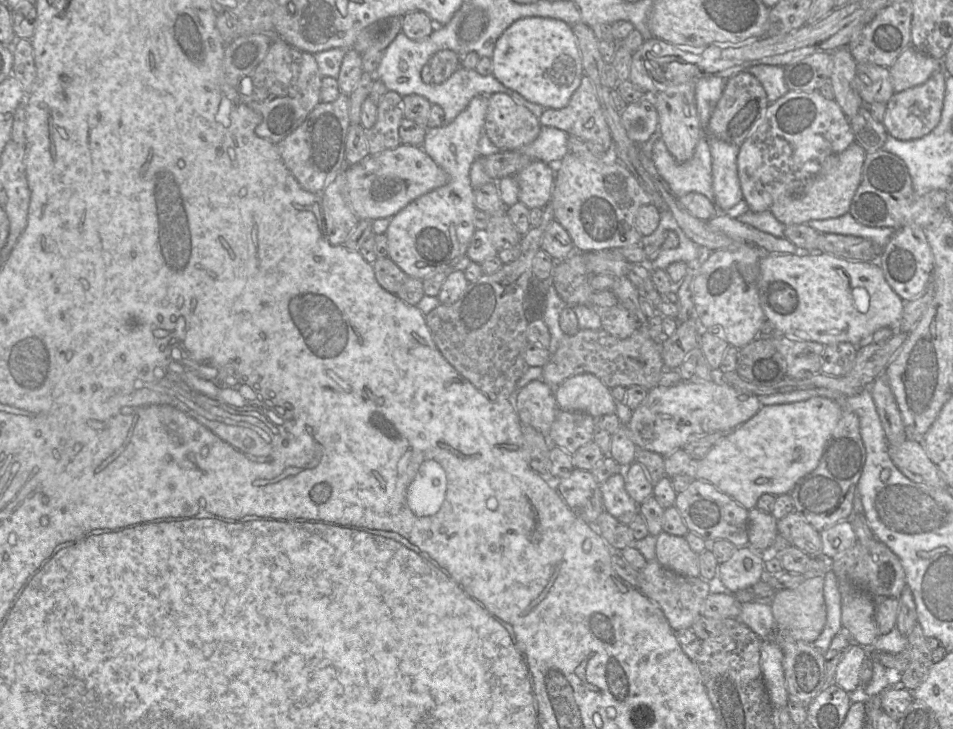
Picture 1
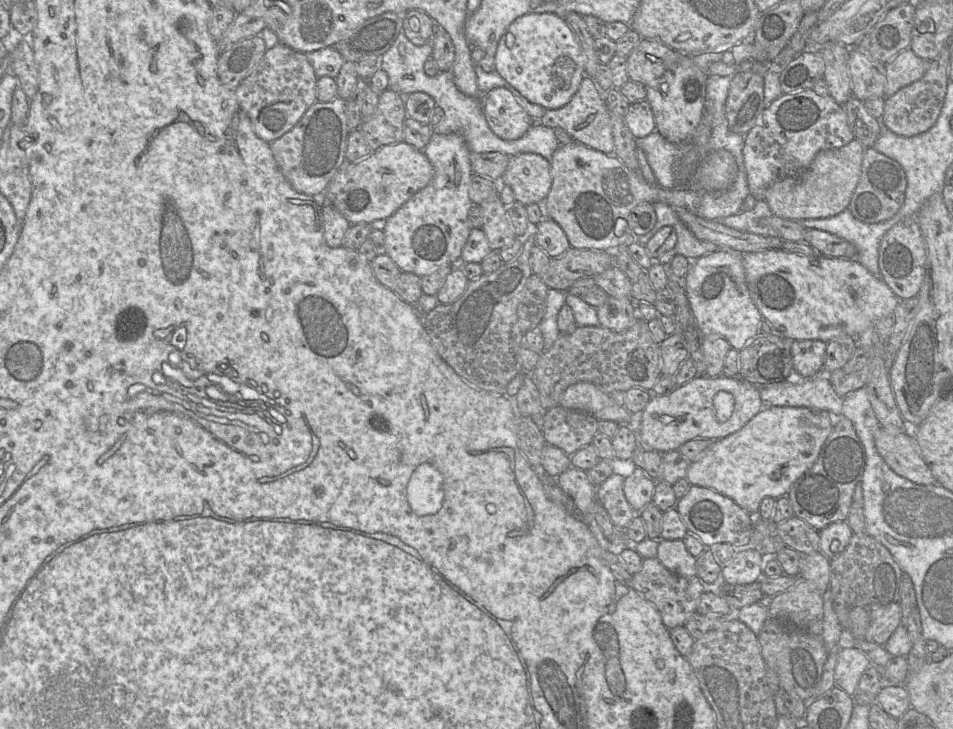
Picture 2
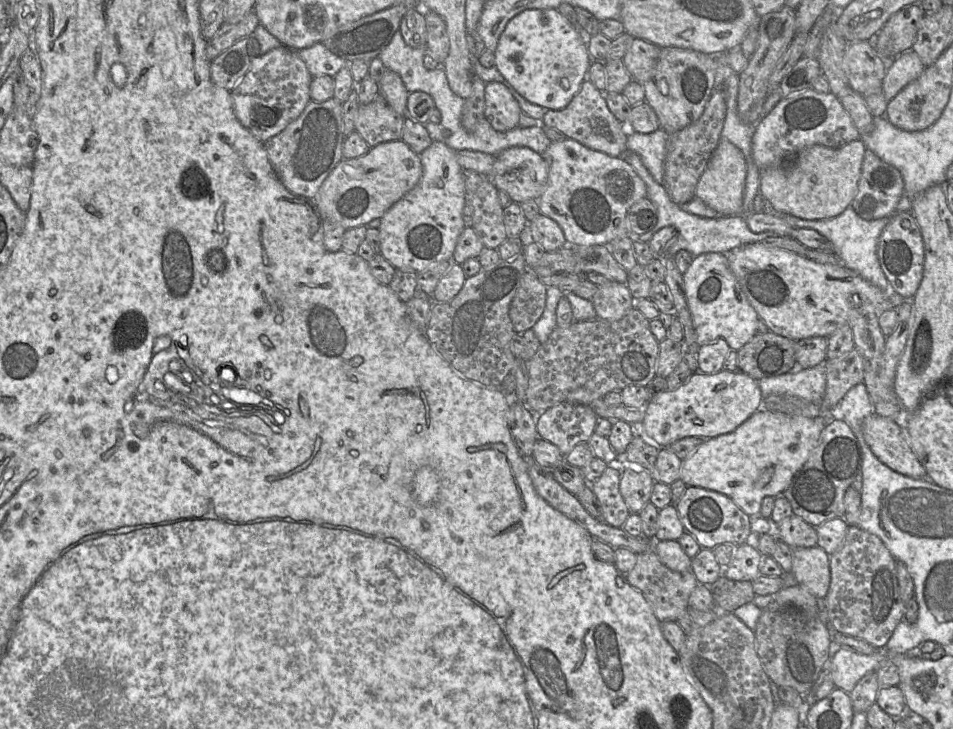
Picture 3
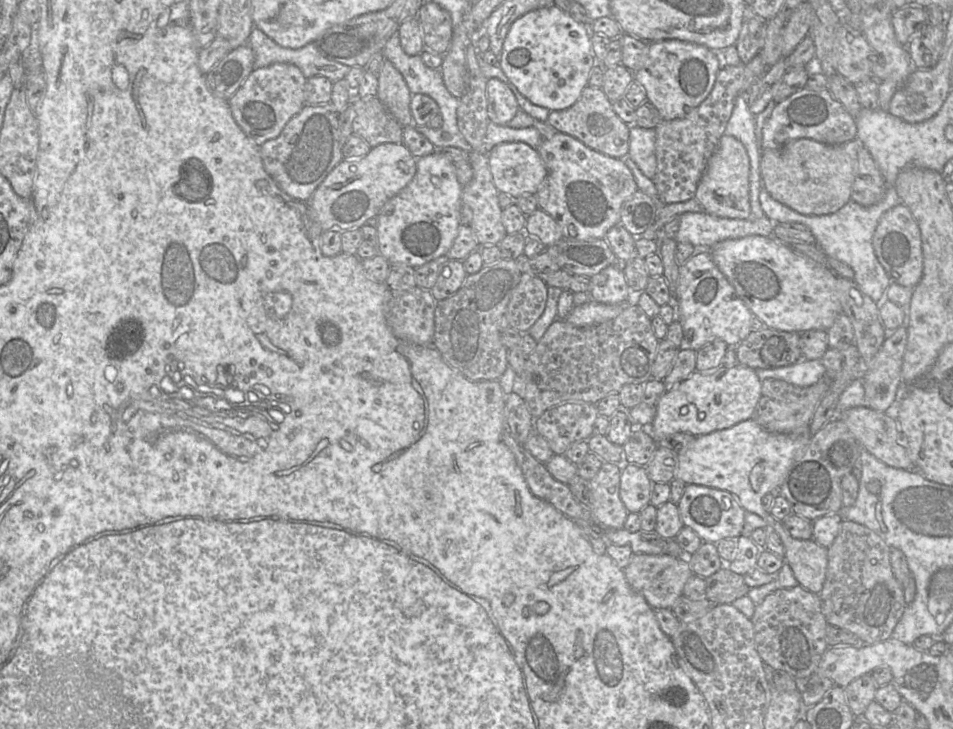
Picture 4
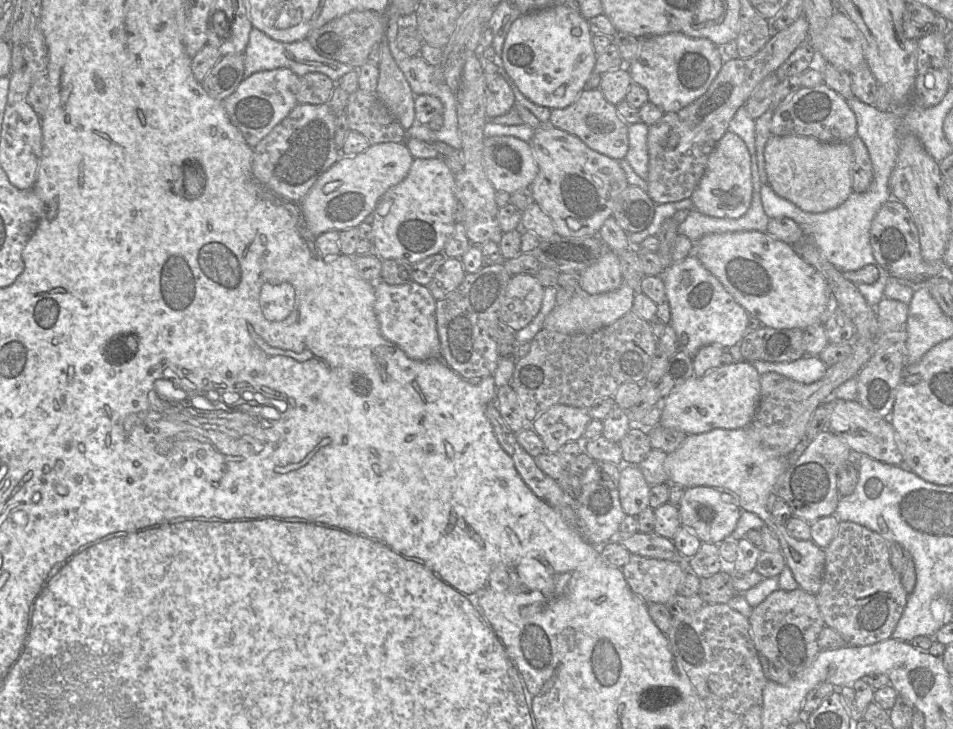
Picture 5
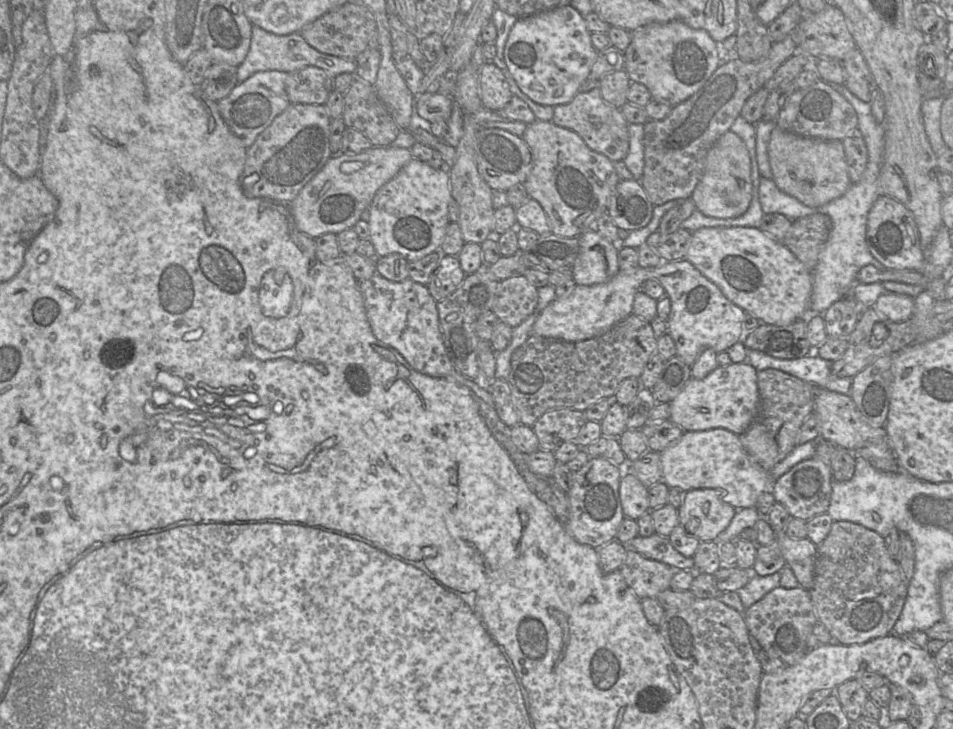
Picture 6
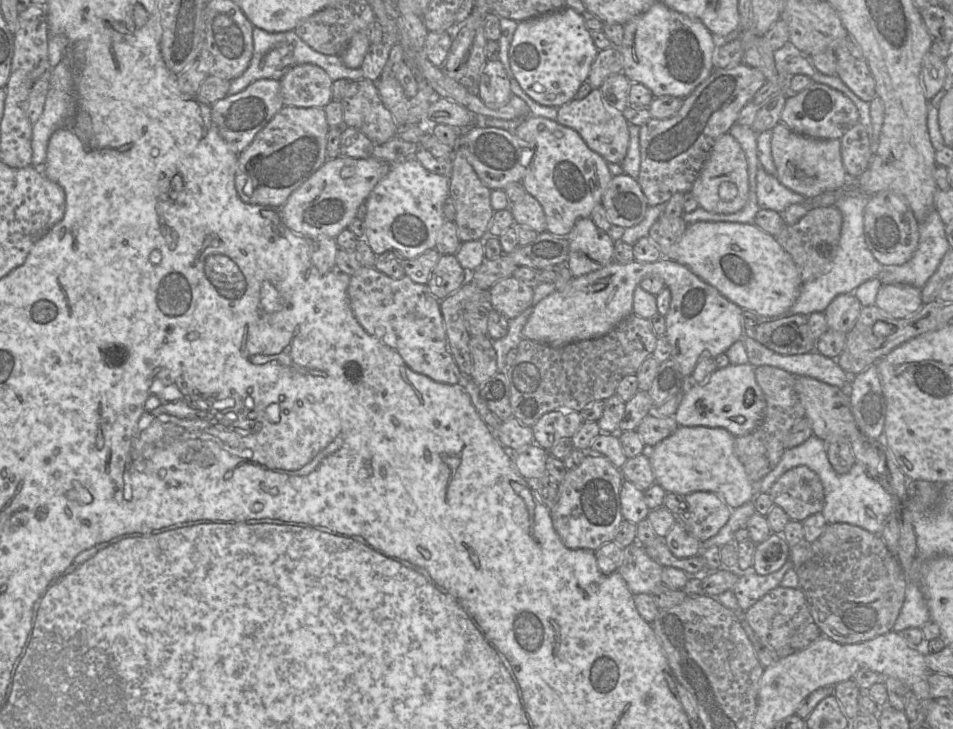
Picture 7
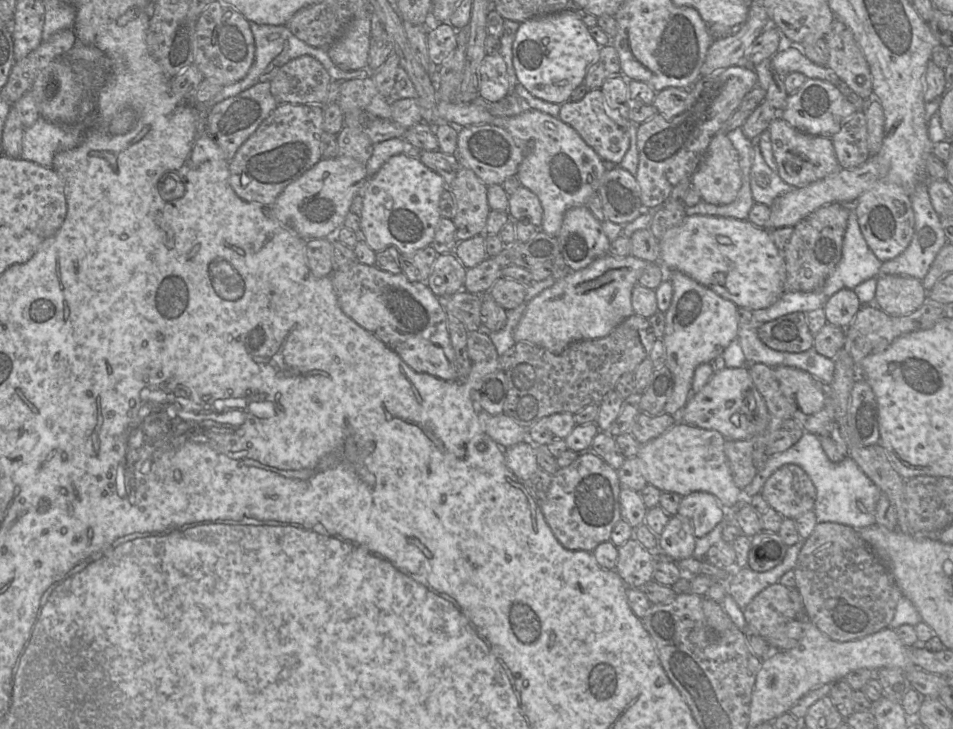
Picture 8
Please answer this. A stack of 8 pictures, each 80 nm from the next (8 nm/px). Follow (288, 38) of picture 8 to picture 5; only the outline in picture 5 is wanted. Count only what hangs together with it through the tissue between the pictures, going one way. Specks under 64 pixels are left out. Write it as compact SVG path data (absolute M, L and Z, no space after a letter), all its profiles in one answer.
M254 26L249 33L249 40L243 55L245 78L258 71L272 70L276 68L288 68L299 77L309 72L320 72L327 75L334 82L336 82L344 74L354 69L354 67L348 64L321 56L313 48L307 38L290 43L280 42L272 39Z

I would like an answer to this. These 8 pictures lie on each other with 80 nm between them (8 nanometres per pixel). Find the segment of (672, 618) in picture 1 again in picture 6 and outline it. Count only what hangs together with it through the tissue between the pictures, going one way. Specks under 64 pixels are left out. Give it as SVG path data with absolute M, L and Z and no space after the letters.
M627 550L625 560L619 569L627 585L639 599L655 598L662 591L670 589L670 582L676 570L682 569L674 569L663 562L645 558L632 550Z

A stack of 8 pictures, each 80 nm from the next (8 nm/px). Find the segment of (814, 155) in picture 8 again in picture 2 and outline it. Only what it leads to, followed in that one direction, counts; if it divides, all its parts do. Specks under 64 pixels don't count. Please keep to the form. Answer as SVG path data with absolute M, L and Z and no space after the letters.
M855 139L840 149L820 151L799 179L785 179L770 185L764 199L772 213L783 219L802 222L830 218L849 209L861 177L866 149Z

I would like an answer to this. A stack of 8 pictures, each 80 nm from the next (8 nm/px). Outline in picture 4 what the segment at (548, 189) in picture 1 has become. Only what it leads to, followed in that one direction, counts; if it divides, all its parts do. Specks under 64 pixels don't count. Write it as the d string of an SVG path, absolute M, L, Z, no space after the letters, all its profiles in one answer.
M503 142L494 146L488 153L488 163L496 189L512 198L523 194L536 195L546 176L546 167L537 149L524 142Z

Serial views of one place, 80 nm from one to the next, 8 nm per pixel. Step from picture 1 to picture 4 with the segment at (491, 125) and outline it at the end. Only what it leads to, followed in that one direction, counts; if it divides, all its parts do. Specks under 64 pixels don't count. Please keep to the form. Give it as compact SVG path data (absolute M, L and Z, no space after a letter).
M498 78L487 80L487 114L491 122L506 125L520 107L514 93Z

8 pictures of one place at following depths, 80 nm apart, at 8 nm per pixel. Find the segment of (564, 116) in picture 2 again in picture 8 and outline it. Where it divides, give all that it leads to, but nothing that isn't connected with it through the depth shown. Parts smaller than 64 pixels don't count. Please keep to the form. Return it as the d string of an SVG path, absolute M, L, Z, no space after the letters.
M594 89L588 92L580 101L567 101L560 106L559 119L574 128L581 138L589 145L595 153L602 159L620 165L625 154L630 147L629 127L633 124L631 121L623 119L621 116L615 116L607 108L603 101L603 94L600 89Z

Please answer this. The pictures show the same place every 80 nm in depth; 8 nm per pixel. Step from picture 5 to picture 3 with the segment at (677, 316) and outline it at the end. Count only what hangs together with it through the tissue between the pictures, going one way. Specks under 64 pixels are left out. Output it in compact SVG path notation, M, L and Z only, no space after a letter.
M710 252L695 256L682 276L699 346L724 339L732 350L738 351L756 335L760 318L731 271L726 254Z

